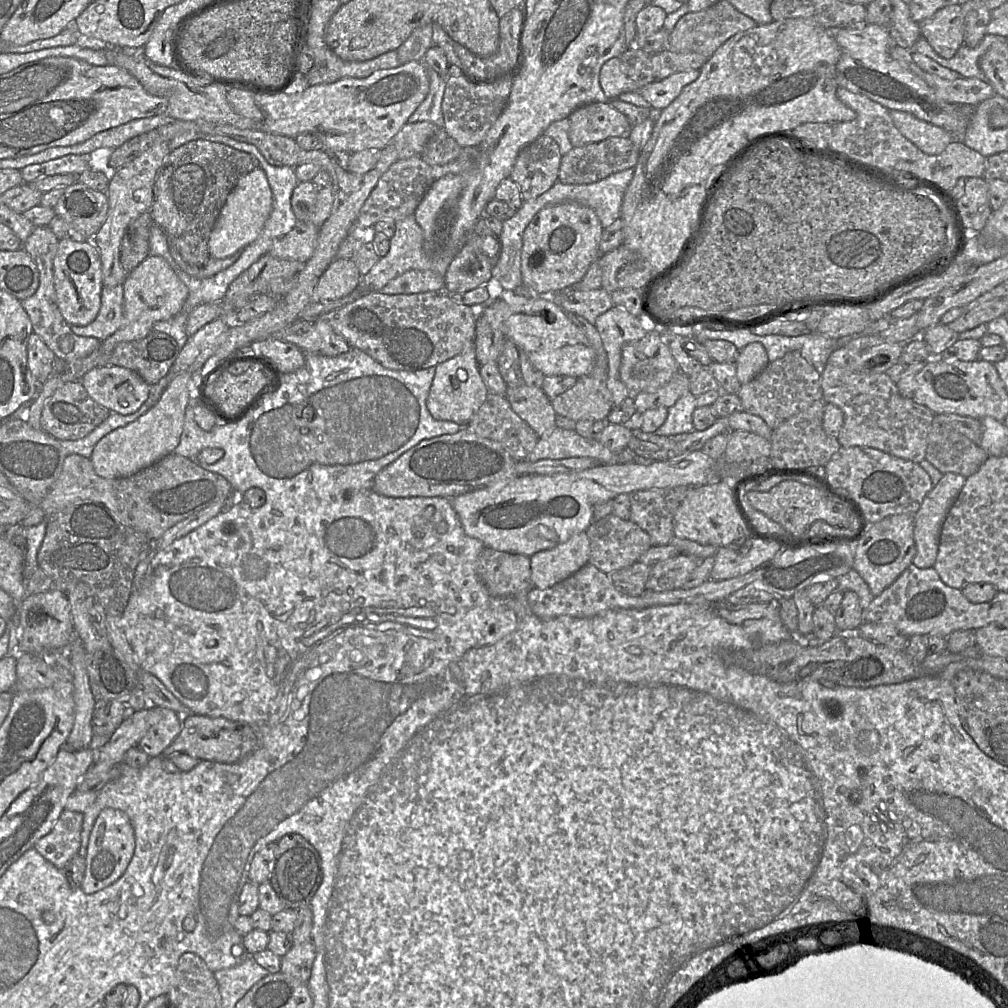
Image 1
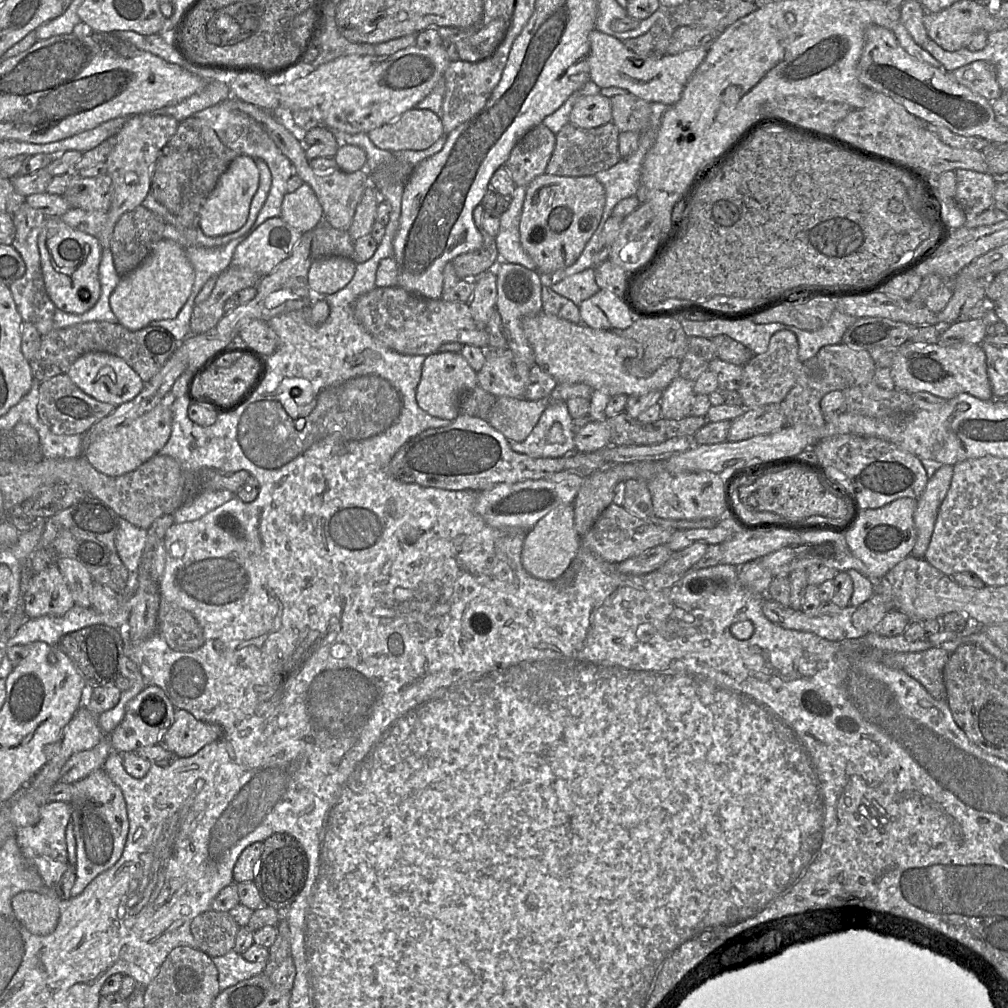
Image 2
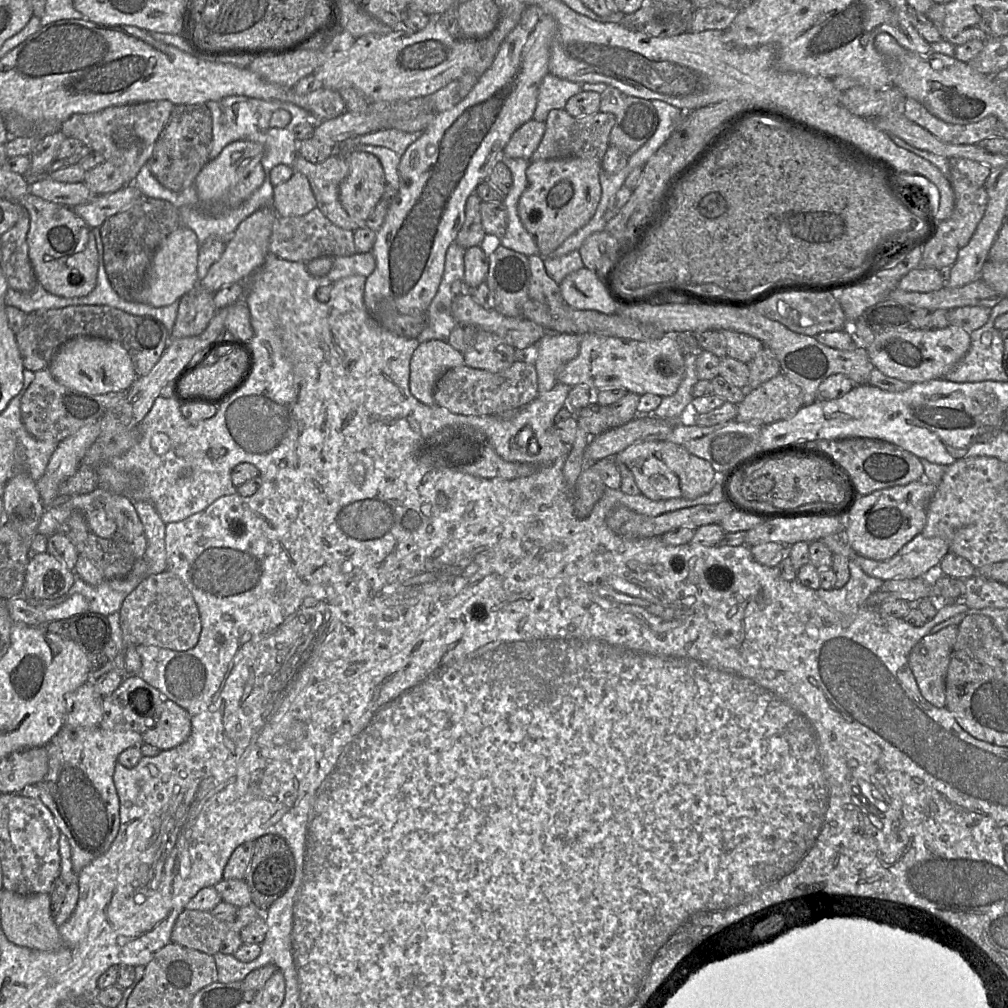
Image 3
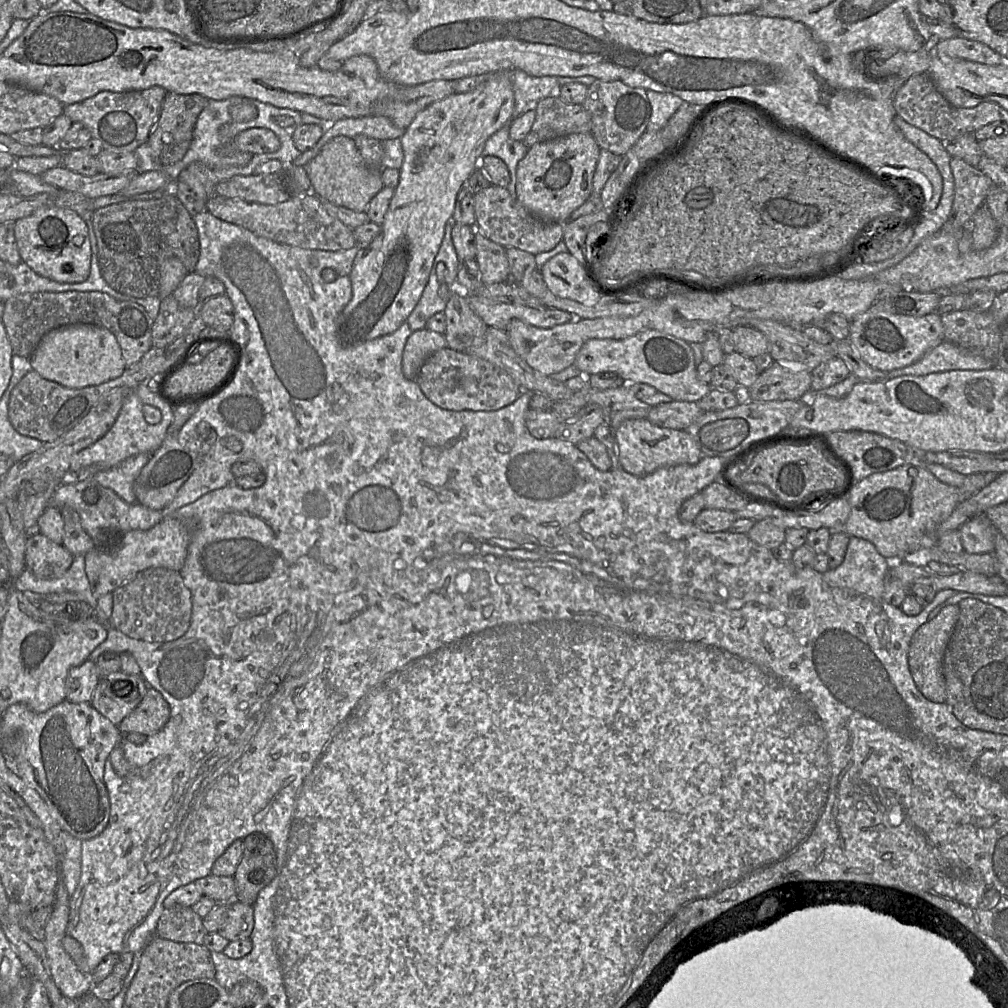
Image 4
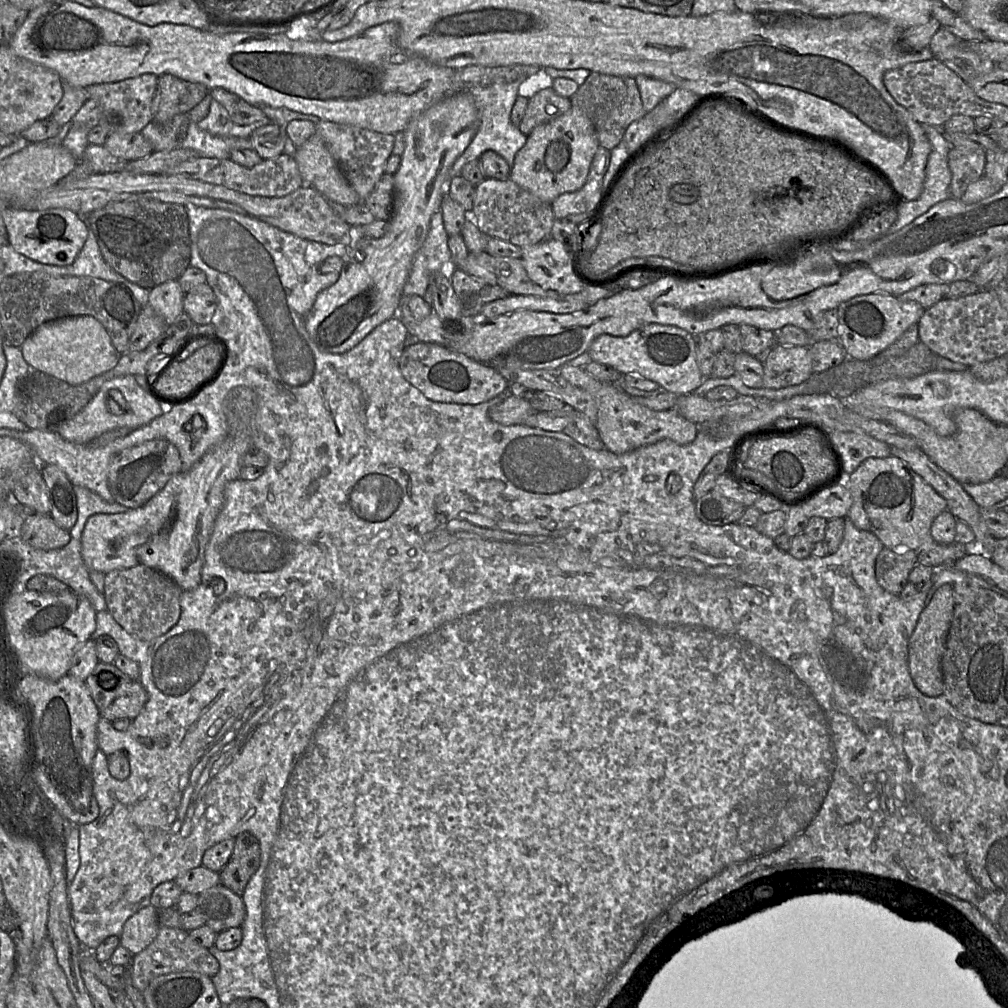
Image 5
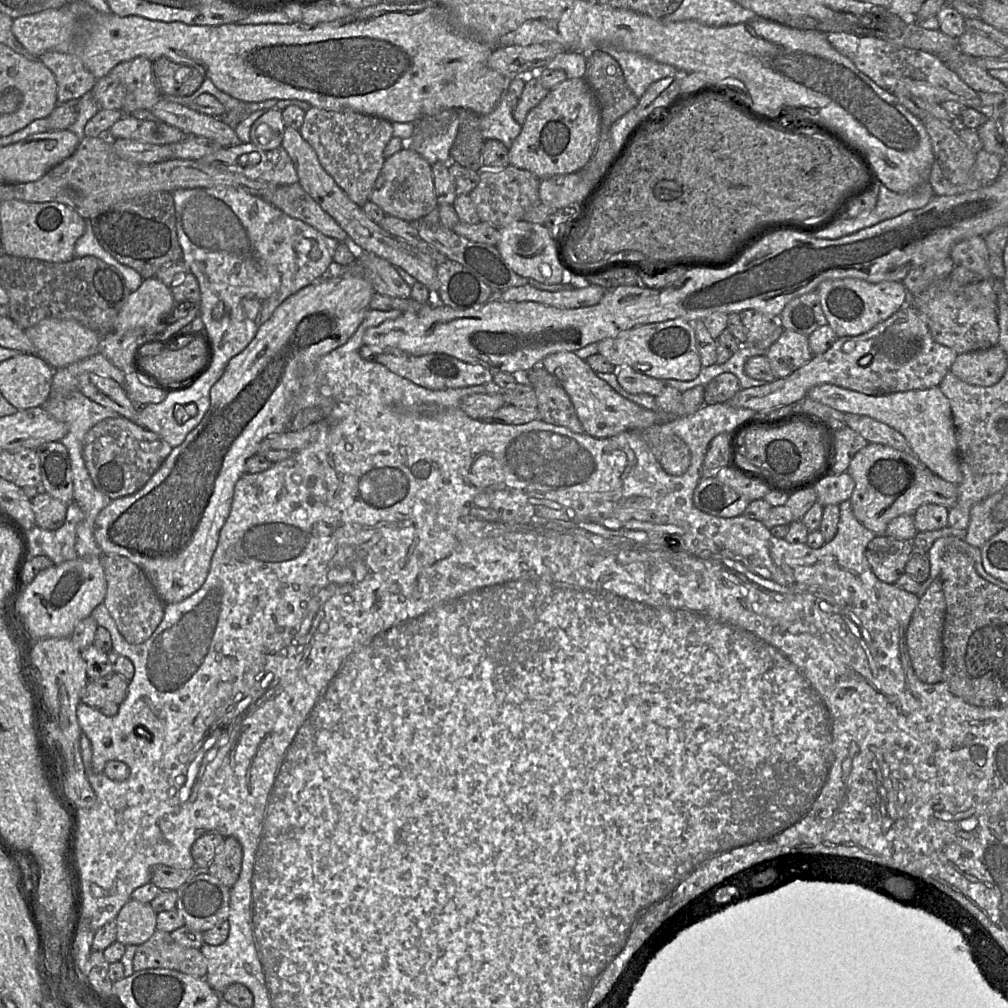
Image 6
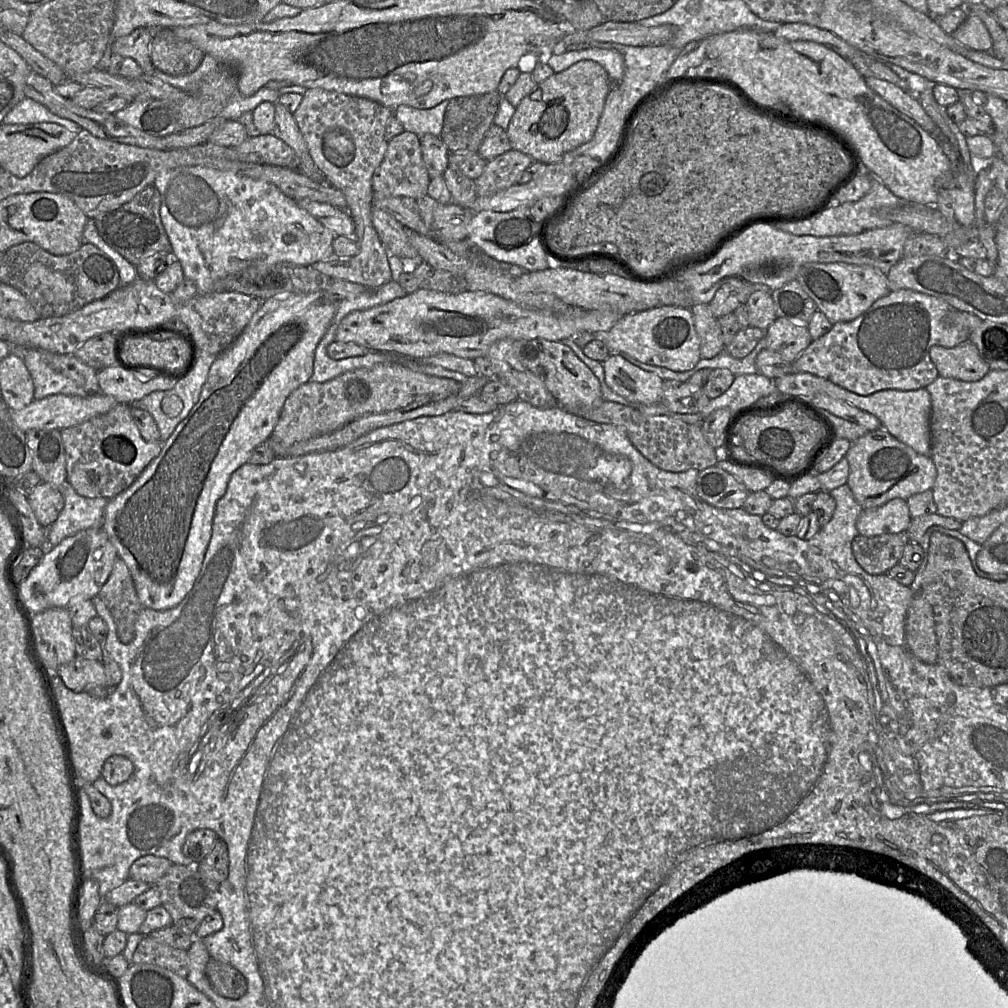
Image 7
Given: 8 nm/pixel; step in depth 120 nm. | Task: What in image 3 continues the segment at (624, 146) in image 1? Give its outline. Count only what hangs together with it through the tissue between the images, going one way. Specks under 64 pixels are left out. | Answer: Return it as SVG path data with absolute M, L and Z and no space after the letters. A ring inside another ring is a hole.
M552 109L545 121L545 133L529 161L562 158L597 159L601 161L609 146L609 135L615 123L614 115L598 111L583 117L573 117L565 109Z

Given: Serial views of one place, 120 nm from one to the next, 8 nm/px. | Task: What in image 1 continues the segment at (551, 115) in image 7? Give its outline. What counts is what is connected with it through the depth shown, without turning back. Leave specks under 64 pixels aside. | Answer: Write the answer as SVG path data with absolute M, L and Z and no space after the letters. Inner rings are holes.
M563 203L541 209L526 227L522 238L523 283L536 294L565 290L580 282L588 268L600 258L603 227L595 212L577 203Z

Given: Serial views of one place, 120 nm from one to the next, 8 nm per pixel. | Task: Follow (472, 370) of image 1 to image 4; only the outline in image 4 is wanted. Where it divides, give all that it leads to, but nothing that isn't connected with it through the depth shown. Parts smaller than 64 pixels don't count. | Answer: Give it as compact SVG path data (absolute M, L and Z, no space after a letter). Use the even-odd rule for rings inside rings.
M430 329L413 331L407 339L403 358L402 370L404 376L409 380L416 377L429 356L436 351L448 347L444 335Z

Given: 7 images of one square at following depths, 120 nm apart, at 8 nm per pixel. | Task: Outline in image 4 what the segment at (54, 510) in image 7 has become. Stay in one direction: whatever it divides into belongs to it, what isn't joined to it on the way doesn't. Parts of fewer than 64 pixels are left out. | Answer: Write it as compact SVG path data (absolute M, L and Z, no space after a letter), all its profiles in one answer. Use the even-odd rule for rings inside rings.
M42 533L29 534L25 551L26 568L37 578L60 578L69 569L73 555L64 547L48 539Z

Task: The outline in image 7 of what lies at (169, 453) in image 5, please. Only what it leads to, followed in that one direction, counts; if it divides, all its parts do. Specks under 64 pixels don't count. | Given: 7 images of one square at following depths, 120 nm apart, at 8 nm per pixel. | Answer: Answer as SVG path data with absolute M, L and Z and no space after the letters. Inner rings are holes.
M117 404L108 412L60 430L66 457L67 481L83 497L112 499L130 487L162 450L162 442L146 441L133 421L130 405Z

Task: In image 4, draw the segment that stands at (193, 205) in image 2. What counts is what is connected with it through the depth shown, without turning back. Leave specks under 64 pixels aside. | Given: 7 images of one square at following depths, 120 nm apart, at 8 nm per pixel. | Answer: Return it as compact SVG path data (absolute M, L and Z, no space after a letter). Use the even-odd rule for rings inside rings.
M166 92L158 119L147 141L156 163L171 166L184 158L193 139L197 118L207 101L208 99L199 94L182 95Z

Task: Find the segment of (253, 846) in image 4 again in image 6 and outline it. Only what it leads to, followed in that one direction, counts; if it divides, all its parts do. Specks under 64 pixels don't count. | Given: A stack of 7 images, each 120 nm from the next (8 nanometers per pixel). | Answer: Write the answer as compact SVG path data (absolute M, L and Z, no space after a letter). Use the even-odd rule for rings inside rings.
M226 837L219 846L207 872L224 886L232 888L242 868L242 846L236 838Z

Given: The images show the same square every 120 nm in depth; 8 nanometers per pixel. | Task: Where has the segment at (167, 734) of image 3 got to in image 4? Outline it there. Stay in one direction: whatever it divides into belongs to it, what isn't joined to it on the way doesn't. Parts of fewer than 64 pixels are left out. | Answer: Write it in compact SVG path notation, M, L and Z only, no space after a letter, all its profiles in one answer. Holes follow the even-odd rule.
M149 687L140 704L125 717L118 725L122 733L137 732L150 736L160 731L170 718L170 707L162 695L152 687Z

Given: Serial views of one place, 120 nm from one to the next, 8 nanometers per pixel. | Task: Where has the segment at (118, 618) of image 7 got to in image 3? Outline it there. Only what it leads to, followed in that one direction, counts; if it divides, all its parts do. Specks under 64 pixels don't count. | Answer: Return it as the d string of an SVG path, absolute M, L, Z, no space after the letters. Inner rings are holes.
M168 570L146 577L124 599L118 613L125 648L132 643L185 651L199 641L201 621L197 605L187 587Z

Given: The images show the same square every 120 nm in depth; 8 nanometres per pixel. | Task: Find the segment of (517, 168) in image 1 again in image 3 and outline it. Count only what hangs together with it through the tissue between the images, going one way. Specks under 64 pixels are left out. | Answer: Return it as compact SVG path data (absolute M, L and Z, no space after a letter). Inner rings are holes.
M534 118L530 119L512 134L504 148L504 154L510 158L529 160L539 146L545 128L545 122L539 122Z

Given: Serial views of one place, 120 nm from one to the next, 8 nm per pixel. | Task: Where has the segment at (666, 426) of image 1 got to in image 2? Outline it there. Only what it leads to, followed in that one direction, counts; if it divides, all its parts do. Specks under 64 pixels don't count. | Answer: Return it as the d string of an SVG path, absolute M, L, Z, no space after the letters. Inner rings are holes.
M677 375L671 384L663 390L660 400L660 413L664 419L679 420L690 415L695 395L693 381Z

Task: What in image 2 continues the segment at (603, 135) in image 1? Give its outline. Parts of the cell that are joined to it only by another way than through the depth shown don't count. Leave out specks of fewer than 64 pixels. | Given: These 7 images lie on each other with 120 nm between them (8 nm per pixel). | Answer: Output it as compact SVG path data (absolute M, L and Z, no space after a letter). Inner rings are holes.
M601 94L583 96L573 105L570 123L582 129L591 129L612 122L610 99Z

